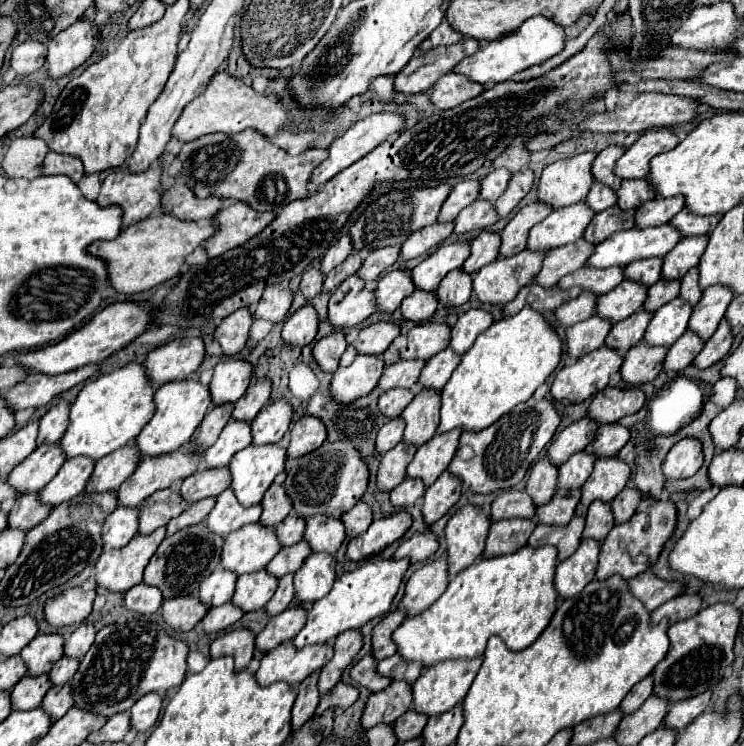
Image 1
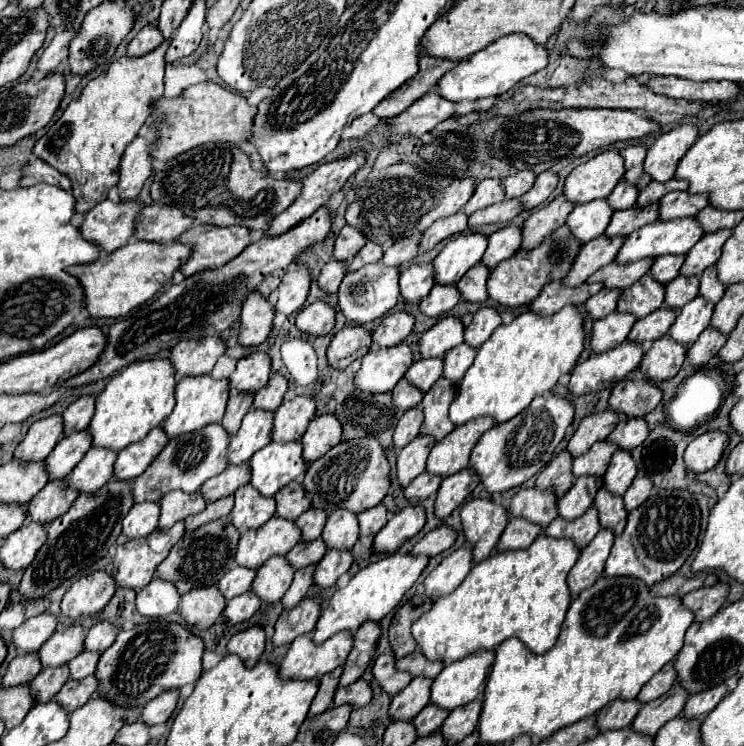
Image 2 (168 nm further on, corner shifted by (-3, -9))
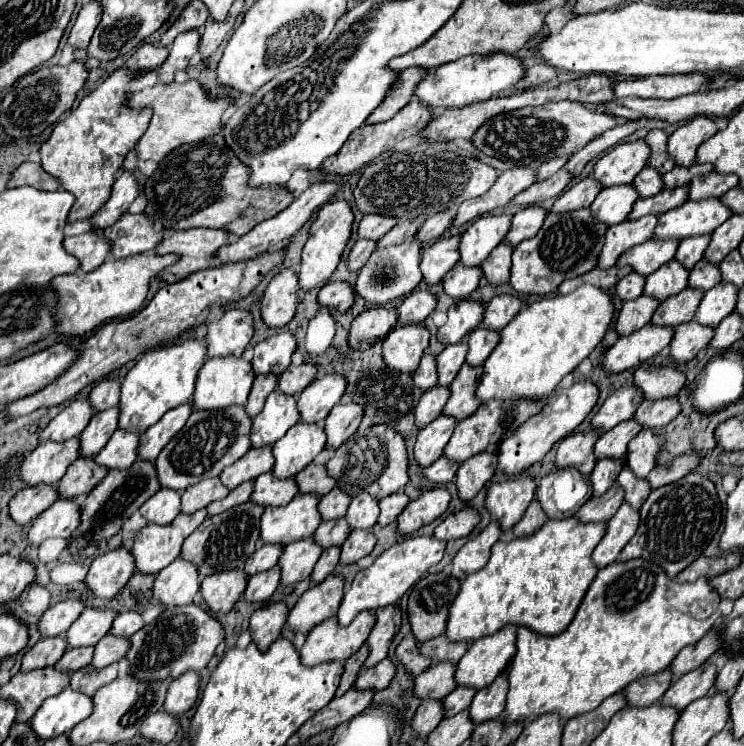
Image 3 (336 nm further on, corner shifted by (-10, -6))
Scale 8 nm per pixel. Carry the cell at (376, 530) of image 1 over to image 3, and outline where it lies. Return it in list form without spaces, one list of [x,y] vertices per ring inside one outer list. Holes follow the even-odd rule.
[[[430,489],[418,499],[410,501],[398,517],[398,531],[402,535],[412,535],[422,525],[430,525],[438,519],[450,503],[450,493],[446,489]]]

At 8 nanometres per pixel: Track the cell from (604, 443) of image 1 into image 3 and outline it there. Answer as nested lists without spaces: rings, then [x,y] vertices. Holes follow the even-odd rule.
[[[670,397],[664,401],[644,401],[638,407],[634,421],[638,421],[642,427],[648,427],[648,429],[662,429],[678,413],[680,413],[680,405],[676,397]]]

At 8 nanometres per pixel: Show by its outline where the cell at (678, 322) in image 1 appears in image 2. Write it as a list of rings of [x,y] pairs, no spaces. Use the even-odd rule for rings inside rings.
[[[697,296],[679,310],[679,316],[669,330],[669,336],[673,336],[673,340],[677,342],[693,344],[699,338],[699,334],[709,326],[713,308],[713,302],[705,300],[703,296]]]

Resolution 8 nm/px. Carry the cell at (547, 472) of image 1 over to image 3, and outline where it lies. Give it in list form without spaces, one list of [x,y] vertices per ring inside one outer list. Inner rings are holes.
[[[588,431],[588,433],[574,433],[562,439],[556,453],[556,469],[576,467],[584,477],[588,477],[596,463],[592,455],[592,445],[596,443],[598,435],[600,433],[596,431]]]

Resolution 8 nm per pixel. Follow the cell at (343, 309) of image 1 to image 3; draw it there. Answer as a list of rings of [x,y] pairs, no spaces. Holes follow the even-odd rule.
[[[406,241],[402,245],[376,249],[358,273],[358,281],[354,287],[356,295],[360,295],[364,301],[368,301],[374,307],[384,307],[386,303],[412,293],[416,289],[416,285],[422,281],[422,273],[418,269],[420,249],[422,249],[422,245],[416,241]]]

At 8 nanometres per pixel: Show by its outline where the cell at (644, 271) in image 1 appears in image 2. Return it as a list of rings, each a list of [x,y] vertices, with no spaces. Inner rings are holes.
[[[665,254],[653,262],[651,276],[661,284],[669,284],[673,278],[679,276],[683,262],[685,262],[685,254]]]

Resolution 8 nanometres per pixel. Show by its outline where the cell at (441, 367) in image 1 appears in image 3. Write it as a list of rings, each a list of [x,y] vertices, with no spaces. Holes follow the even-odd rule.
[[[476,327],[470,335],[468,335],[468,355],[466,355],[466,365],[472,367],[480,367],[486,357],[492,353],[492,349],[498,343],[498,333],[484,329],[484,327]]]

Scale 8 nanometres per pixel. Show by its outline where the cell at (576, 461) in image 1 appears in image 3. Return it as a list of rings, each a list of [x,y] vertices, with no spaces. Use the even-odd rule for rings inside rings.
[[[624,421],[616,427],[612,427],[610,431],[602,433],[598,439],[596,439],[596,445],[594,445],[594,455],[596,459],[622,459],[624,453],[626,453],[626,447],[630,443],[632,437],[636,437],[640,433],[640,425],[636,421]]]

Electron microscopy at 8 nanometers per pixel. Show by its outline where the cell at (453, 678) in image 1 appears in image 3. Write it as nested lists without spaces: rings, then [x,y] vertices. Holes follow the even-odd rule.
[[[514,625],[500,629],[500,633],[492,637],[482,637],[480,641],[474,641],[456,665],[456,685],[472,689],[488,687],[498,677],[498,673],[502,673],[508,667],[510,659],[514,657],[514,641]]]

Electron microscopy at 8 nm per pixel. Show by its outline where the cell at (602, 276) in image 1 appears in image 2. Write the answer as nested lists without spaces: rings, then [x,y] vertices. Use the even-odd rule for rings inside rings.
[[[653,258],[637,260],[631,264],[611,262],[611,264],[603,266],[593,278],[589,278],[589,282],[603,282],[607,288],[625,290],[625,288],[633,286],[641,276],[645,276],[651,270],[651,264],[653,264]]]

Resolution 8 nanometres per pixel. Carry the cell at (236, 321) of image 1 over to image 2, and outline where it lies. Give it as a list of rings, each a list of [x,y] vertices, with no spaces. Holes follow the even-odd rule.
[[[253,292],[241,312],[241,334],[239,340],[243,346],[257,346],[267,340],[275,318],[275,306],[261,292]]]

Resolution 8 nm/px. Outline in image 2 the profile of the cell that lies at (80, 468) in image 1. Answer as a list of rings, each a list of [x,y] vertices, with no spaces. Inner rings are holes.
[[[91,446],[87,456],[73,468],[73,474],[67,476],[69,486],[79,492],[97,492],[109,478],[113,478],[115,460],[115,450]]]

